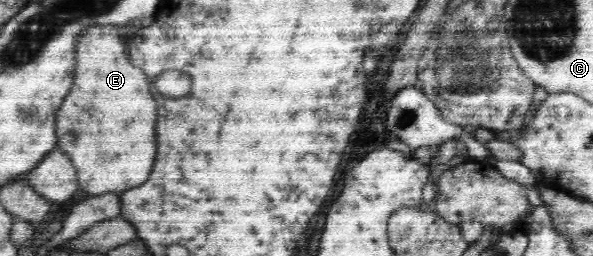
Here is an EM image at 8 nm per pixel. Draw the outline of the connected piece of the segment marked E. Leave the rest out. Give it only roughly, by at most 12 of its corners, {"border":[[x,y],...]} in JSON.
{"border":[[115,26],[76,45],[56,148],[94,197],[143,184],[157,101]]}

